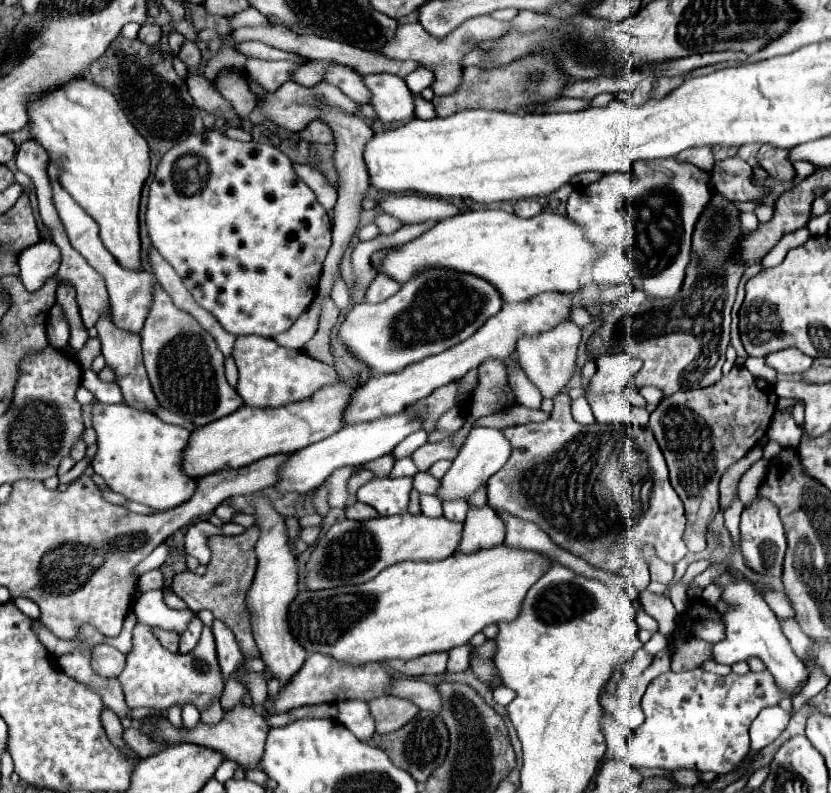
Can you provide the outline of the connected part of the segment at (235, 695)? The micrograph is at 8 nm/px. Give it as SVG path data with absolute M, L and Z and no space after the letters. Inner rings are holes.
M229 676L227 682L225 682L223 696L221 696L221 706L223 706L225 710L233 708L235 704L241 702L241 698L243 698L245 694L247 694L247 688L245 688L241 682L237 682L233 676Z

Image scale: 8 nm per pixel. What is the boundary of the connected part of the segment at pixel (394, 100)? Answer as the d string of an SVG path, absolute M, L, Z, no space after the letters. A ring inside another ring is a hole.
M369 74L363 76L363 82L371 92L369 104L381 122L401 122L413 116L413 96L405 80L393 74Z

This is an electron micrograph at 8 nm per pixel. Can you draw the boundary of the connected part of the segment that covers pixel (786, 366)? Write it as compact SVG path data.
M787 348L767 356L767 364L783 374L805 374L813 366L813 358L805 356L797 348Z

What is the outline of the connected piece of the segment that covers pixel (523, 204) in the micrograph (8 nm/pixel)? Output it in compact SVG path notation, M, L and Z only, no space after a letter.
M523 198L523 200L517 200L513 204L513 210L521 218L533 218L533 216L537 216L541 212L541 204L537 200L533 200L533 198Z

